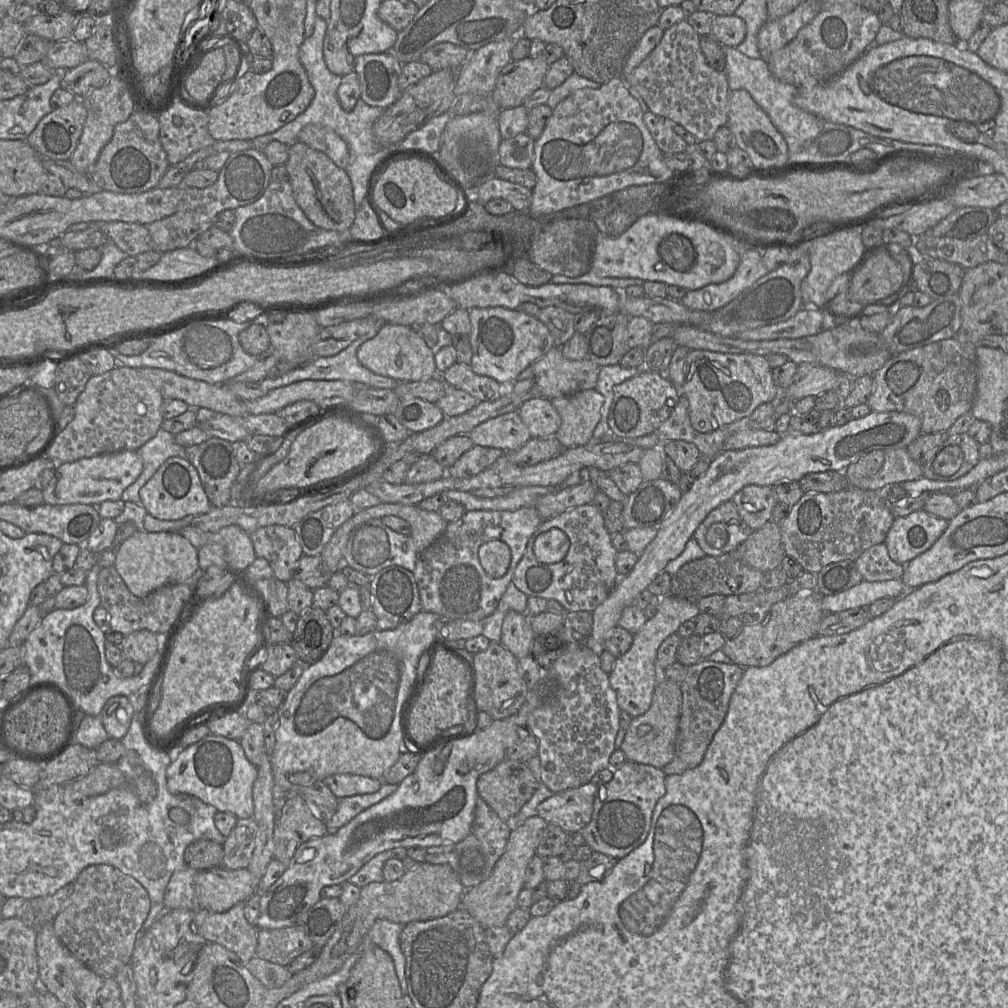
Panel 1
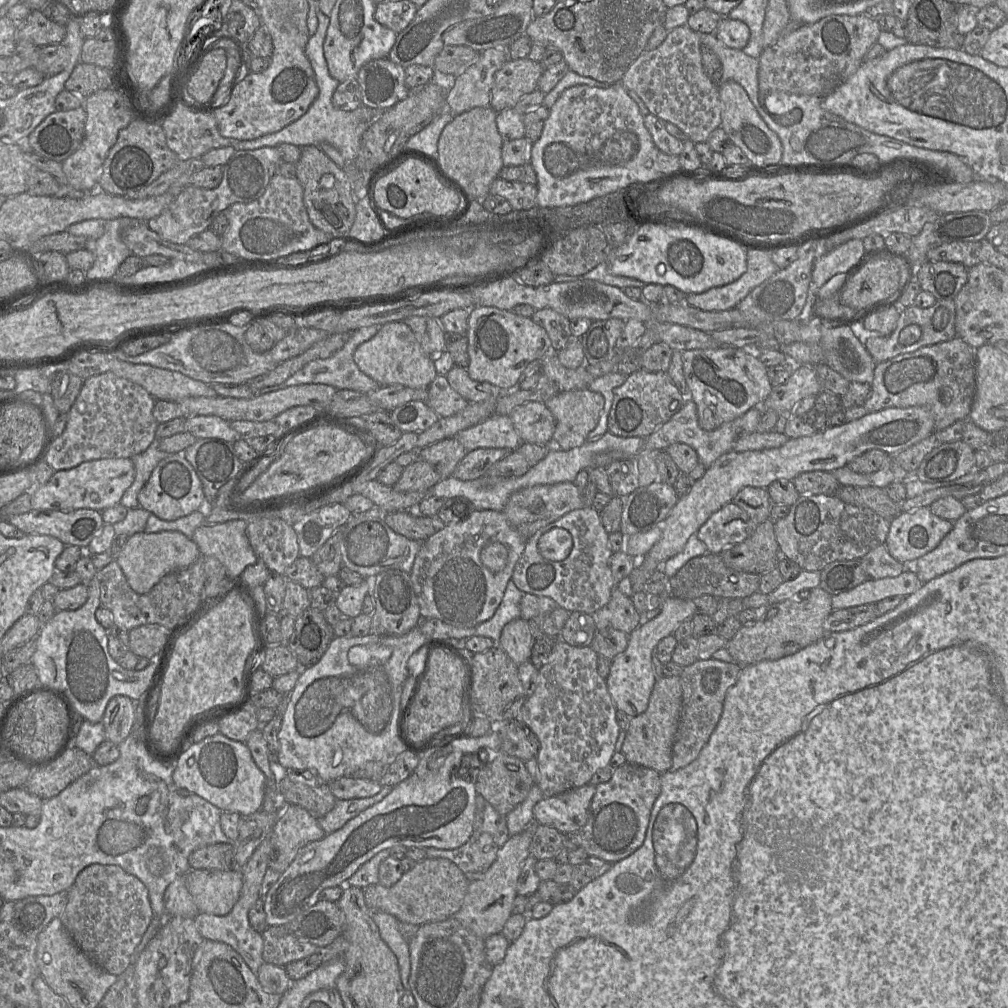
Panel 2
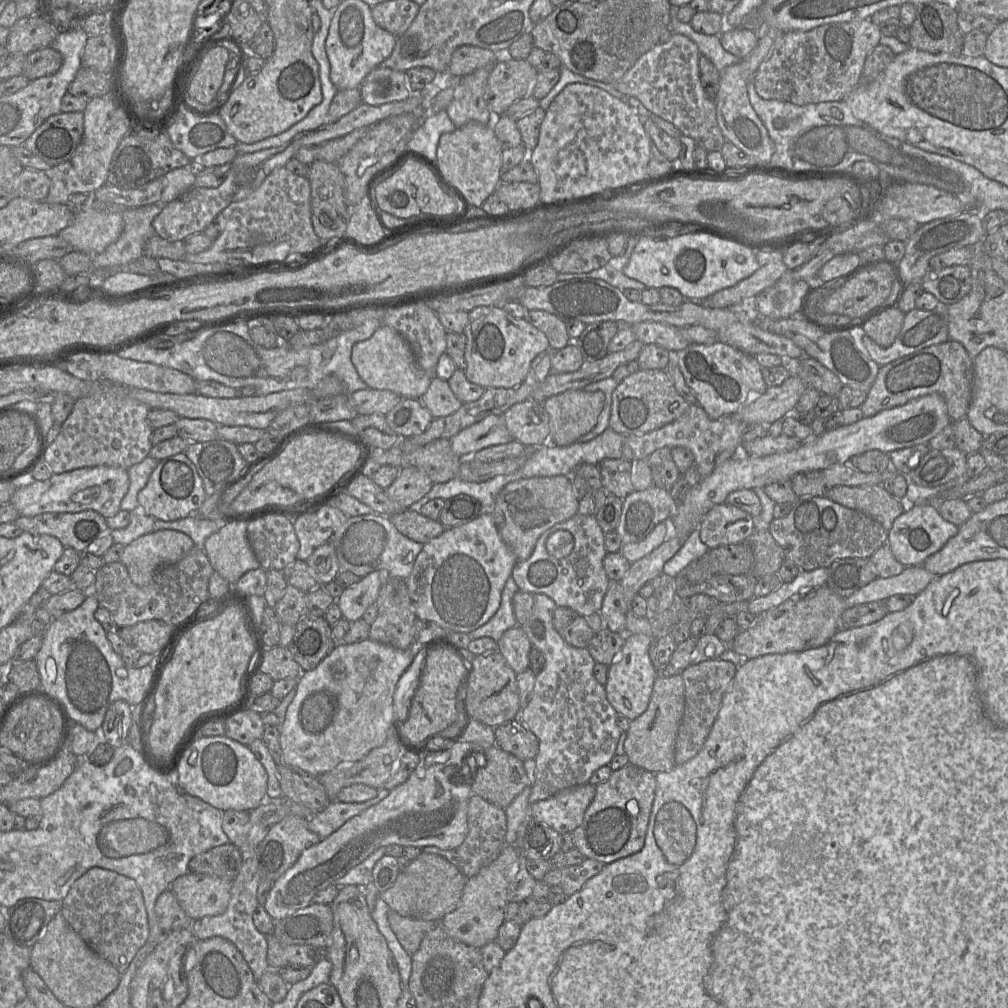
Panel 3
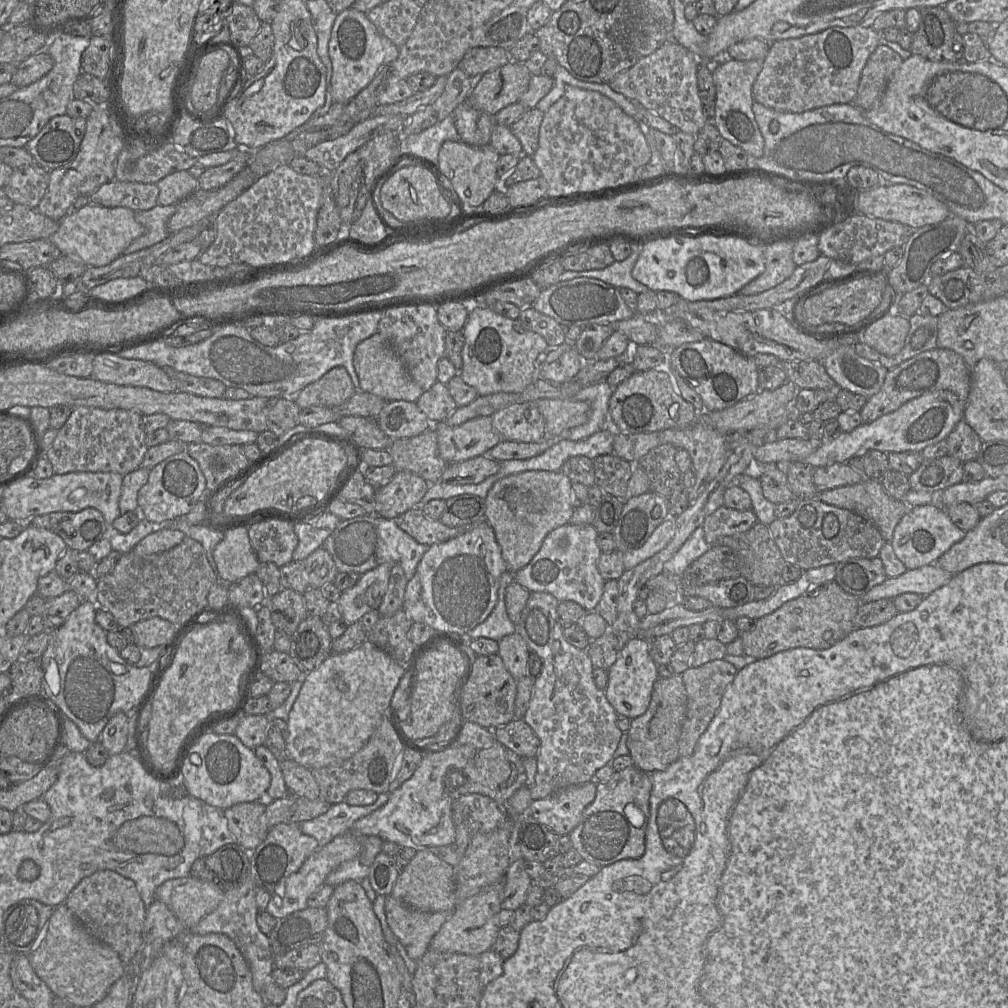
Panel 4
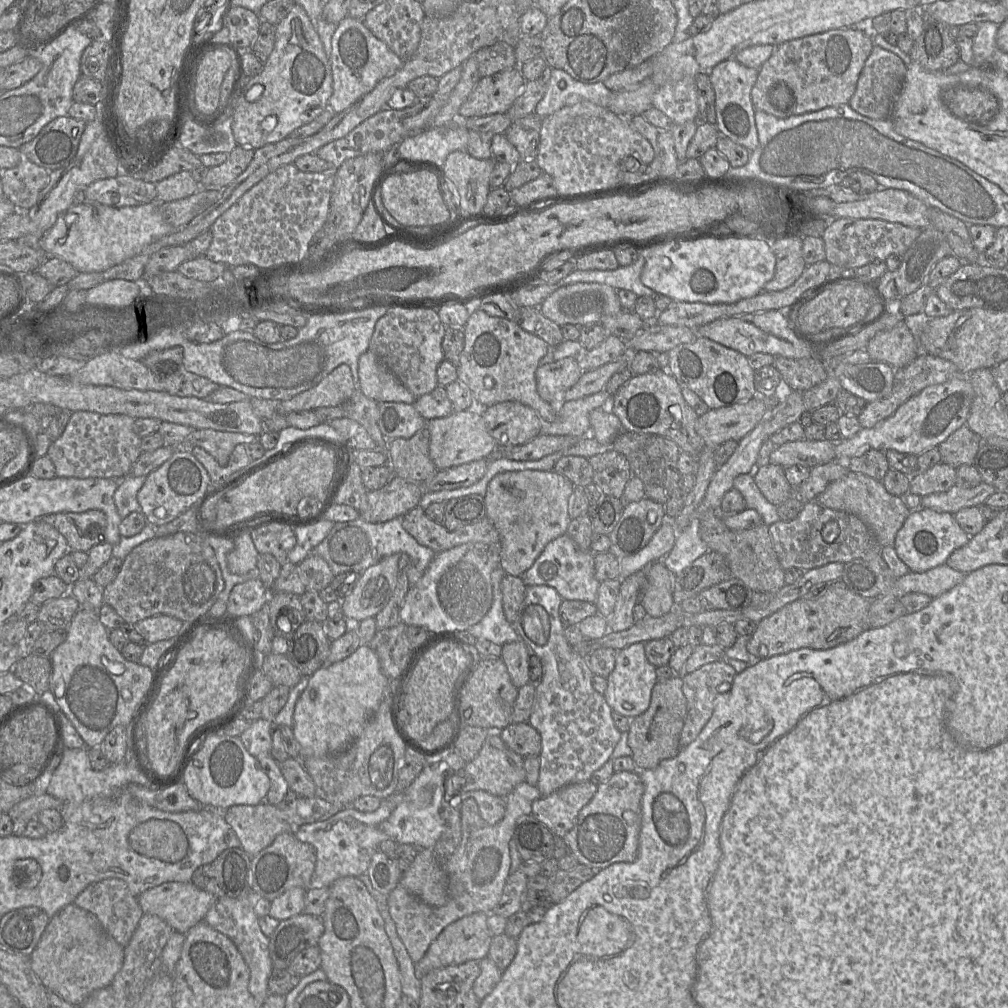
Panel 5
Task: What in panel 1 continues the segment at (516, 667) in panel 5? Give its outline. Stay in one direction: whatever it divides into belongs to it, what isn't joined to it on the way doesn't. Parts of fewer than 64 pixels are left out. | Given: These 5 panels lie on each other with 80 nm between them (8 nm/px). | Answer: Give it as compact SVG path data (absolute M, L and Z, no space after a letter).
M508 611L502 624L500 643L517 659L531 654L535 637L529 617L516 611Z

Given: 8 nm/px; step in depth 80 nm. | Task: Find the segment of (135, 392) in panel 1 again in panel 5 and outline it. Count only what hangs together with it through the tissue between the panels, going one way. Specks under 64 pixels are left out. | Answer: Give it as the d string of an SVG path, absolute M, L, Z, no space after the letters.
M72 412L64 432L51 443L47 452L47 456L54 463L56 476L81 479L124 478L142 453L142 438L133 430L134 420L123 414Z

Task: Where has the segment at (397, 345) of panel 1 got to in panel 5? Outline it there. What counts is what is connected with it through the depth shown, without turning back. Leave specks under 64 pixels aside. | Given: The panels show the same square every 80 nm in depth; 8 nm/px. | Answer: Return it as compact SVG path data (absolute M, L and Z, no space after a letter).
M371 351L358 360L358 388L365 396L378 403L403 402L413 404L415 395Z

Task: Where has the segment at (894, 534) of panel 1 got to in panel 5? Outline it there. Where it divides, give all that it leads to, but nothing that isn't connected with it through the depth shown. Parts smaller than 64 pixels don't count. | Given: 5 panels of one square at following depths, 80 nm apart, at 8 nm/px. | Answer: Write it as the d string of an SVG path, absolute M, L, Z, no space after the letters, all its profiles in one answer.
M928 508L911 510L897 532L894 549L911 572L925 572L946 563L950 555L970 540L951 513L939 513Z

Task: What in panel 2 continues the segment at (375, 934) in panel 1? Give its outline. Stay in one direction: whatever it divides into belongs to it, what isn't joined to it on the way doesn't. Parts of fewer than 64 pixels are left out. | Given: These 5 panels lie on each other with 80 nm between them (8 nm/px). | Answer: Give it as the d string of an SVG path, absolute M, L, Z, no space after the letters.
M372 911L372 919L379 929L382 940L388 945L397 958L400 980L404 991L409 990L409 976L411 969L408 942L399 930L399 921L392 915Z

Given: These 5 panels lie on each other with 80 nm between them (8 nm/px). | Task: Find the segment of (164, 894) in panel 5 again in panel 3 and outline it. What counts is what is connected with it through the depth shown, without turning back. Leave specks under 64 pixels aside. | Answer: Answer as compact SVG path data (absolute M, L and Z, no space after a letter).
M188 872L176 878L168 889L175 894L185 913L193 920L197 920L206 916L219 915L226 910L230 900L232 882L232 880L211 875Z

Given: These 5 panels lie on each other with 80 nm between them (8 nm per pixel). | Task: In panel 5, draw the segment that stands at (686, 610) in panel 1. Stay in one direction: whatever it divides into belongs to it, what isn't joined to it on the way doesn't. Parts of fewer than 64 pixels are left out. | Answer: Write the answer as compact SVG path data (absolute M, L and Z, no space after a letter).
M636 642L617 651L615 666L607 677L604 698L613 712L628 718L641 715L650 705L652 689L658 682L656 668L645 654L645 643Z

